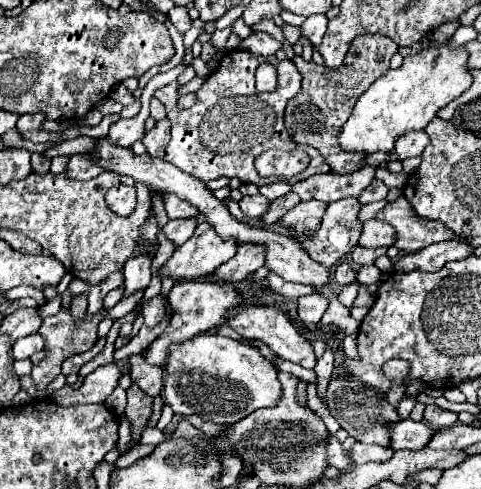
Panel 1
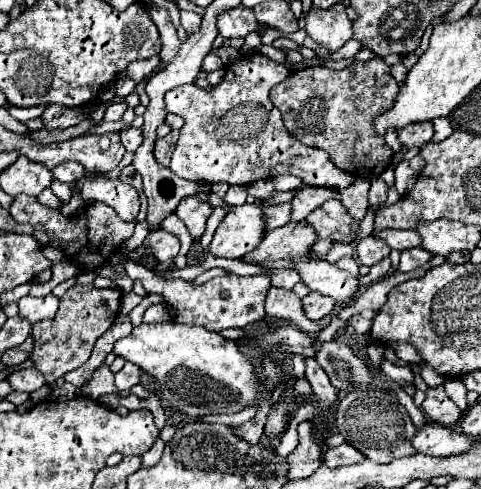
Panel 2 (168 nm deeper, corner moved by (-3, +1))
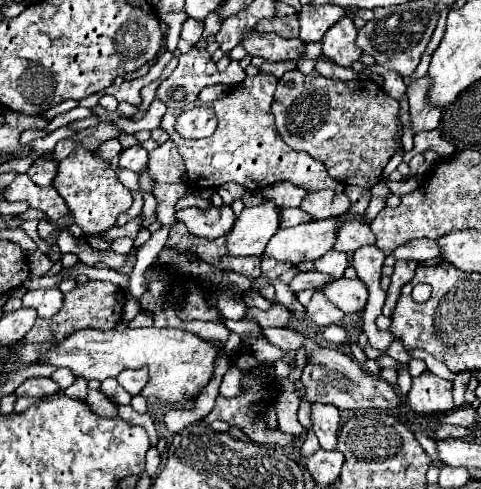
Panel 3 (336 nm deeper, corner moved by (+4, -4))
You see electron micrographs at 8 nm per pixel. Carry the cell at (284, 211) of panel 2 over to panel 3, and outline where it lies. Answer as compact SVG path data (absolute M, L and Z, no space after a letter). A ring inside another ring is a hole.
M282 208L280 210L280 228L290 228L296 226L300 222L310 222L312 218L308 218L308 214L304 214L298 208Z

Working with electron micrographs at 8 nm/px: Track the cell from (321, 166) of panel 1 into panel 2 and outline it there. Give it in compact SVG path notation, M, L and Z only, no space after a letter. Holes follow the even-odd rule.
M251 53L225 69L225 79L215 85L213 91L203 91L197 85L181 85L165 95L167 111L185 119L171 157L171 171L175 175L203 183L249 185L259 179L273 179L289 173L299 177L305 185L331 189L345 189L351 181L355 181L351 173L337 169L325 151L305 147L283 127L281 113L271 103L269 91L287 79L289 69L285 65L271 61L261 53ZM235 105L263 105L263 109L267 109L267 125L263 125L263 133L259 133L259 137L247 137L247 141L219 141L219 137L215 137L215 129L219 129L223 113L231 113Z

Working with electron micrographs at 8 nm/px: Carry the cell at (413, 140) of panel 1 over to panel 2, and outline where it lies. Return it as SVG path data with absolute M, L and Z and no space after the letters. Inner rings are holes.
M415 123L399 129L399 141L407 147L423 147L433 137L433 123Z

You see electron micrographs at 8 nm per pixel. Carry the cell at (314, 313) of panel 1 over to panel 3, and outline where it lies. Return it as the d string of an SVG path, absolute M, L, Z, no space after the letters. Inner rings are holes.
M314 292L310 304L306 306L306 316L316 324L316 326L330 326L330 324L340 324L340 320L344 318L344 314L340 310L336 310L336 306L332 306L332 302L328 302L324 298L322 292Z

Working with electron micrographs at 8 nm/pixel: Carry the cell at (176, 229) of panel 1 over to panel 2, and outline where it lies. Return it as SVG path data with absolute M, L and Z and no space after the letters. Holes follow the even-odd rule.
M155 229L147 235L147 239L141 243L141 247L127 253L129 259L137 261L141 255L155 255L157 261L171 261L179 253L179 239L163 229Z

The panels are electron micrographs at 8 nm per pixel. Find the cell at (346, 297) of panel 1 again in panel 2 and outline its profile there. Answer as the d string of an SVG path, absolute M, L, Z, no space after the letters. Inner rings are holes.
M386 257L370 268L370 272L365 276L360 276L359 281L362 286L368 286L387 276L392 268L391 259Z

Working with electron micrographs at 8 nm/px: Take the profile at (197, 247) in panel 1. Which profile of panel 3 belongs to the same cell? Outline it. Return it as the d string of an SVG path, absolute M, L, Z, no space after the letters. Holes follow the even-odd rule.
M266 200L262 206L244 208L236 216L232 230L226 234L226 248L230 256L260 256L264 246L278 230L278 208Z

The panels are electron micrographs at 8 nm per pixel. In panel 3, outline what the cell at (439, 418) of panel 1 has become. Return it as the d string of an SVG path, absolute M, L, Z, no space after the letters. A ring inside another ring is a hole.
M424 372L412 380L412 388L408 392L408 404L420 416L450 412L454 408L452 382L442 380L430 372Z

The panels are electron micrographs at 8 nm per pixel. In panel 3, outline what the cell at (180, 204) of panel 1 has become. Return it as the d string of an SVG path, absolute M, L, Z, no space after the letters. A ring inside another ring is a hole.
M212 206L210 210L200 210L200 208L178 210L176 218L184 222L194 236L214 240L228 234L228 230L232 230L236 214L232 212L230 206L220 206L220 208Z

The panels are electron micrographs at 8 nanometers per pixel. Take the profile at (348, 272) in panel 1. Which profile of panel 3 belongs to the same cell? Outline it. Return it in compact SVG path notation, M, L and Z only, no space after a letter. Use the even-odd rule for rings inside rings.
M330 250L326 252L322 258L318 258L314 262L314 268L322 274L328 274L332 278L342 278L344 276L344 270L348 266L348 258L344 252L336 252L336 250Z

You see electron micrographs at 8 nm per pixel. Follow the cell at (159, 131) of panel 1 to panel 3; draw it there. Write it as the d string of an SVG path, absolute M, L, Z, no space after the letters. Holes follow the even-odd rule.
M166 140L148 154L148 172L156 182L186 182L184 162L172 140Z

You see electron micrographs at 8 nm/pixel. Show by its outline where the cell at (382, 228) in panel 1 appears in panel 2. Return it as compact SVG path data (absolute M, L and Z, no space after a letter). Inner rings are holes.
M385 229L385 231L379 233L377 237L381 237L391 249L397 249L397 251L421 247L421 239L419 239L419 233L417 233L417 231L395 231L395 229Z

